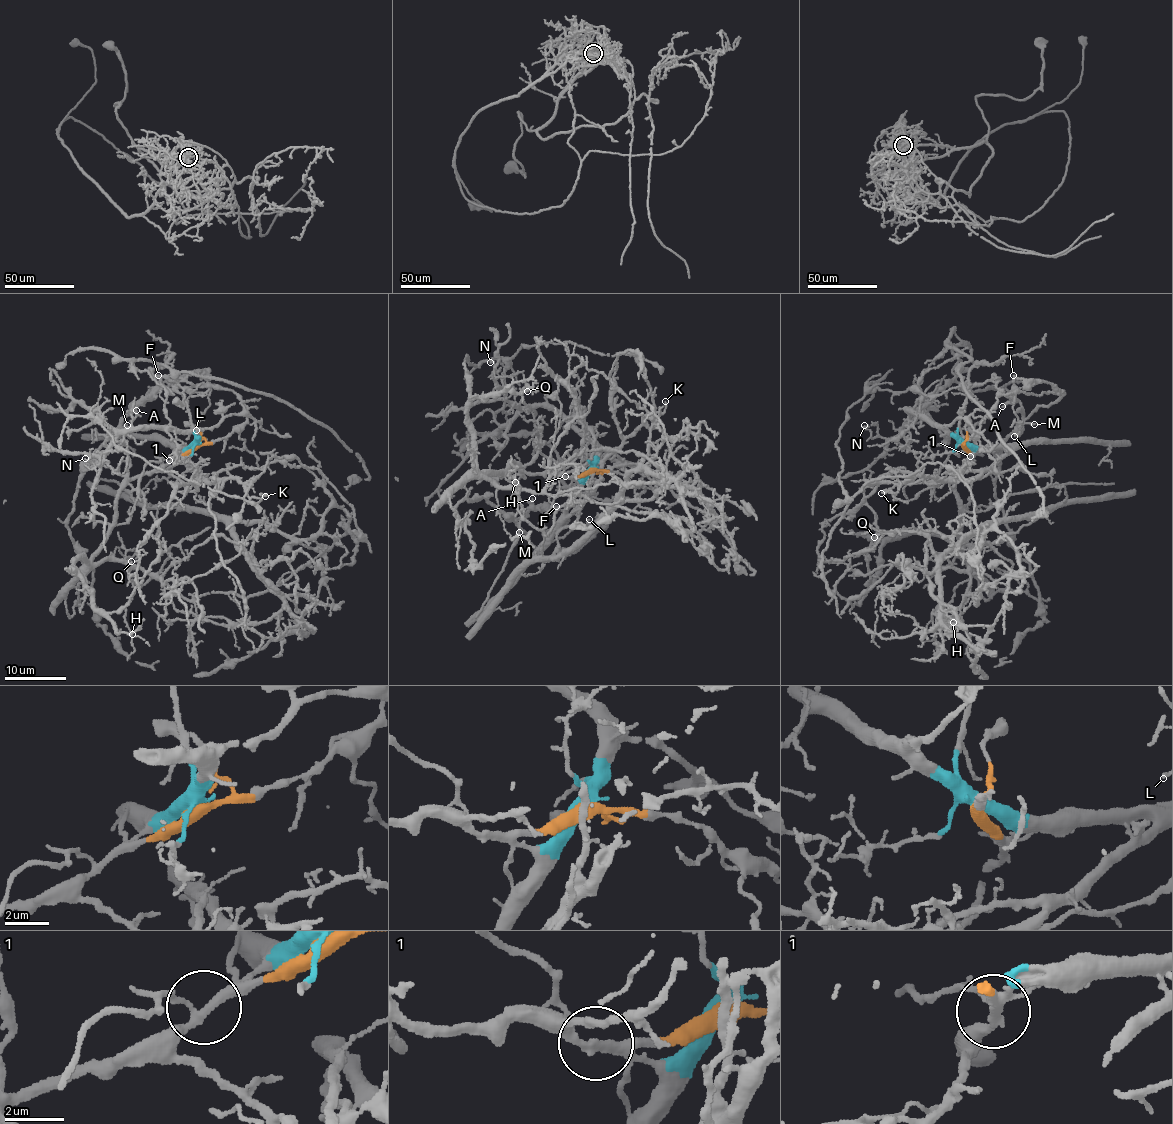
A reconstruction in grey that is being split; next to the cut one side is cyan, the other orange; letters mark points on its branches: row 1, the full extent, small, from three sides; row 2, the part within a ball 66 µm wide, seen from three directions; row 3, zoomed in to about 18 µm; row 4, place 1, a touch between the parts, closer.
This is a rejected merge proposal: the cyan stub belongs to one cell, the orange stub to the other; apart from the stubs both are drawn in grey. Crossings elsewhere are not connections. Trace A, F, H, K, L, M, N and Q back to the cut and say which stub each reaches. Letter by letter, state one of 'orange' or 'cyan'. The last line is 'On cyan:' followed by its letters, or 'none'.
A: orange
F: orange
H: orange
K: cyan
L: orange
M: orange
N: cyan
Q: orange
On cyan: K, N

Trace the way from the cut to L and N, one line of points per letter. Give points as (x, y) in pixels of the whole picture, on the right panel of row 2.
L: (963, 444), (979, 429), (998, 397), (1011, 394), (1014, 396), (1013, 413), (1020, 431), (1014, 436)
N: (963, 444), (909, 408), (910, 418), (895, 436), (873, 438), (865, 426)

